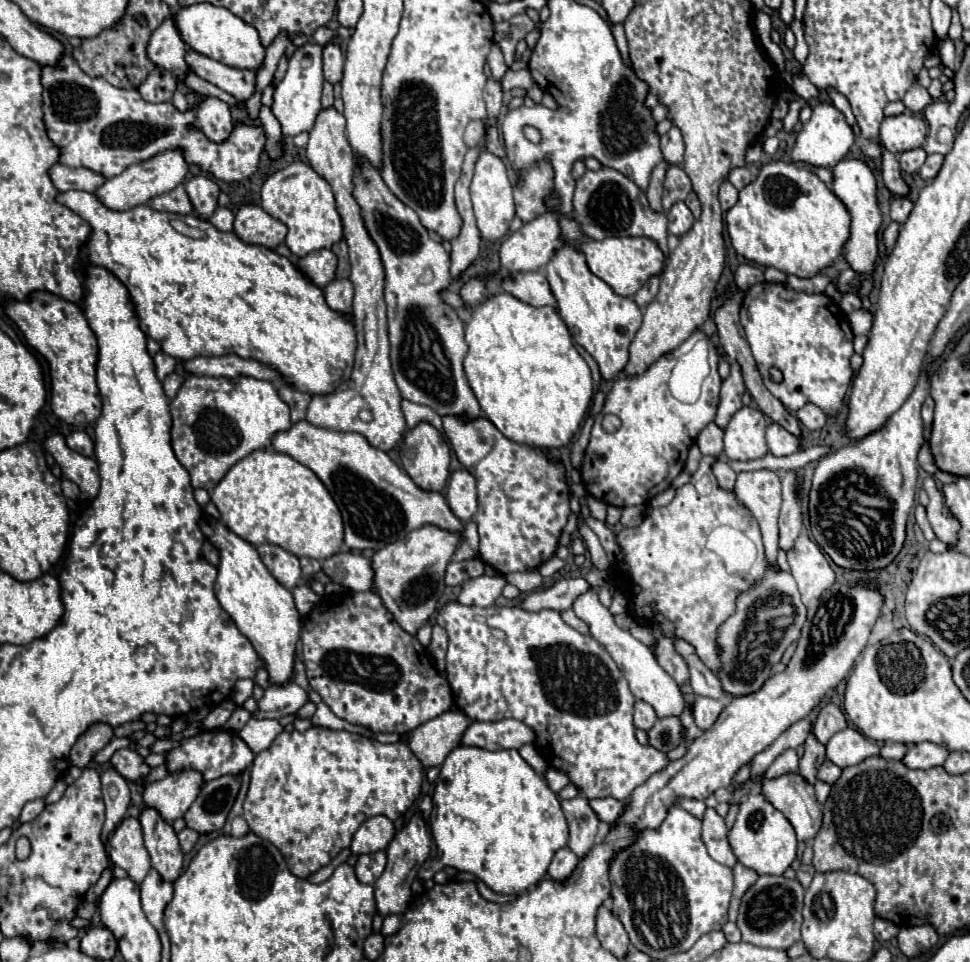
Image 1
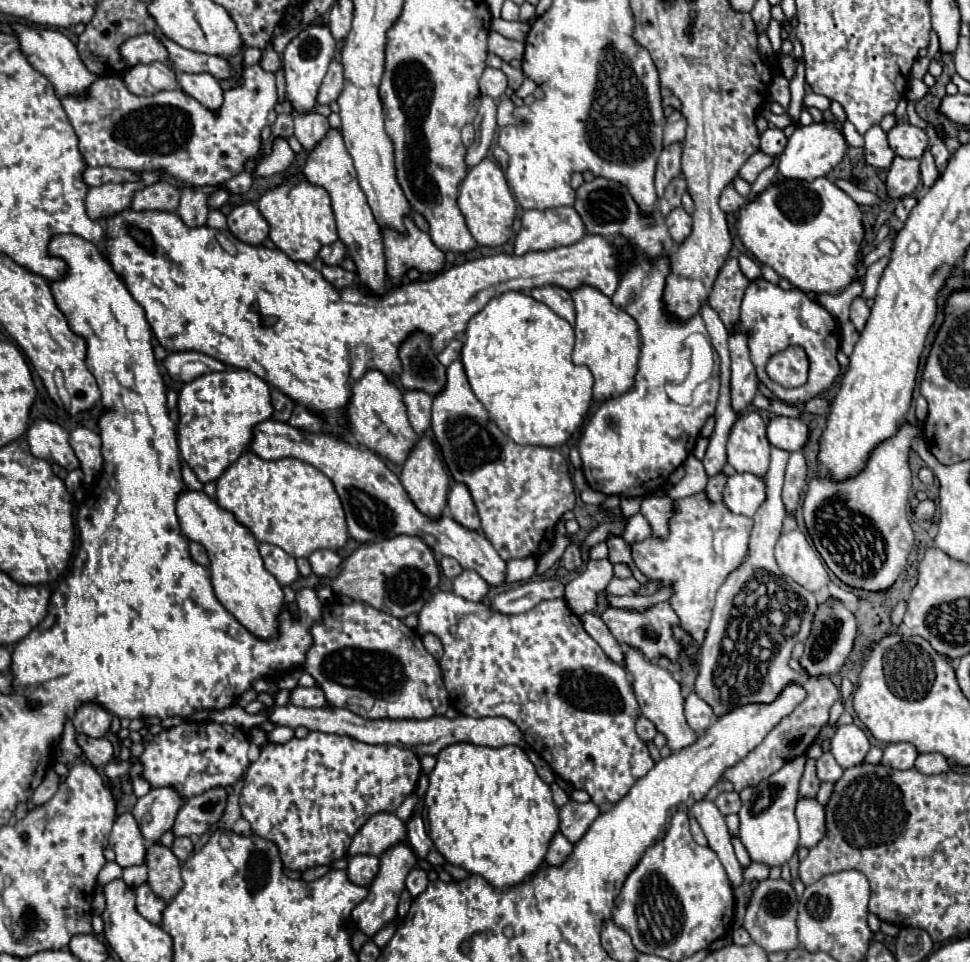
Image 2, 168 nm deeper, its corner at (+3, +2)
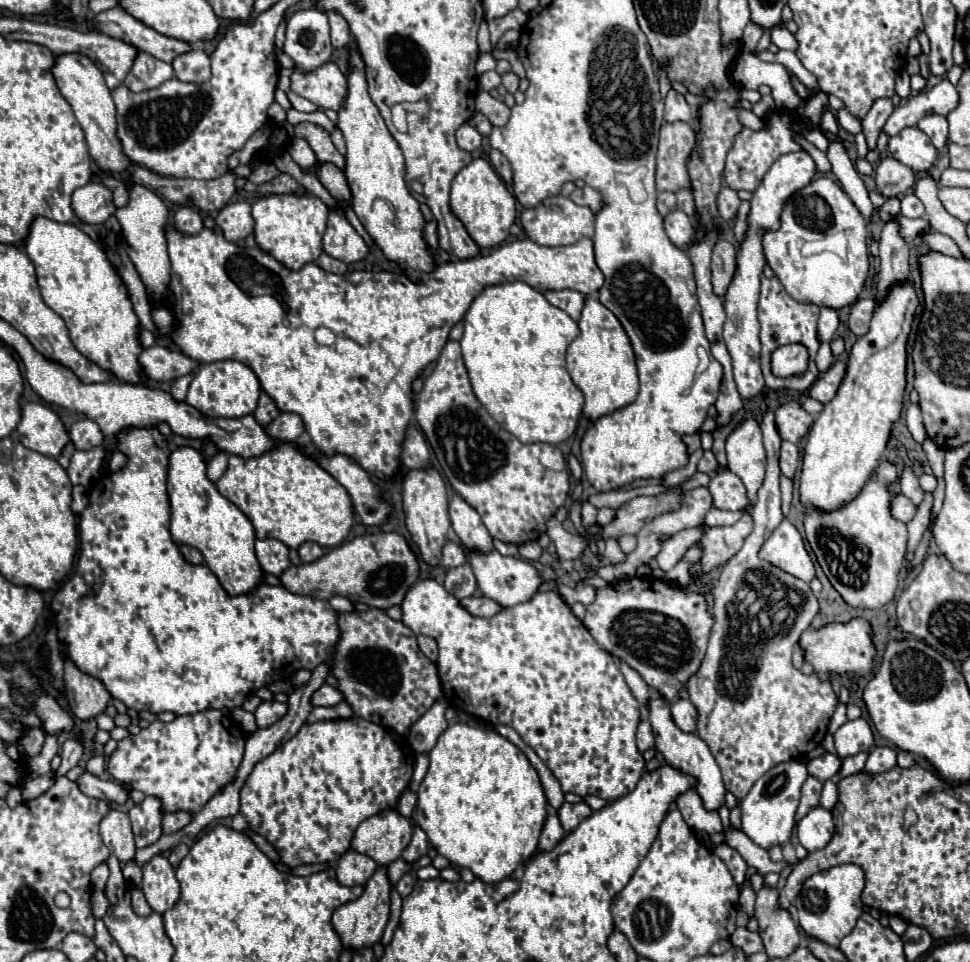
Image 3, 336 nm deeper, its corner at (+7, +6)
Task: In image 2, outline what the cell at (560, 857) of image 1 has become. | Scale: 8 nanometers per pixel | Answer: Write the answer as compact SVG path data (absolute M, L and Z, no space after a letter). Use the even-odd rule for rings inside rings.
M557 833L549 845L545 861L551 867L559 867L561 863L565 863L565 859L571 855L571 851L573 851L573 845L561 833Z

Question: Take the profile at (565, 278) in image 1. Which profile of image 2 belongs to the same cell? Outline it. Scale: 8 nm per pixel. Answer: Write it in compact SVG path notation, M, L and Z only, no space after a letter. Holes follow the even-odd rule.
M581 285L571 291L571 299L575 303L577 323L575 323L575 349L573 349L573 363L587 365L595 377L593 397L599 401L611 399L631 389L633 375L637 371L637 357L639 357L639 327L635 319L617 309L613 301L597 291L595 287Z

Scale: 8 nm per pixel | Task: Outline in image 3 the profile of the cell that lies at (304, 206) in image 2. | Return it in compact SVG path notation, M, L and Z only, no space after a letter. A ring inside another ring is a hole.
M271 195L265 199L259 199L253 203L253 237L257 241L257 247L263 251L269 251L279 263L285 267L299 271L305 263L317 261L317 257L323 253L323 233L327 227L327 205L317 199L315 195Z

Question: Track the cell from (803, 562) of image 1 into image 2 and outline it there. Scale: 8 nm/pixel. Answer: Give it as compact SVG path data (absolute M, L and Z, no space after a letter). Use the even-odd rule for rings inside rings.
M799 529L779 537L775 559L785 575L789 575L795 583L811 593L817 593L831 583L827 567L815 555L813 547L807 543L805 535Z

